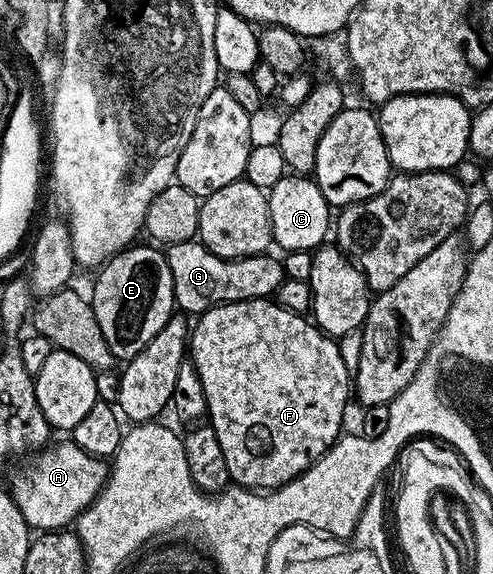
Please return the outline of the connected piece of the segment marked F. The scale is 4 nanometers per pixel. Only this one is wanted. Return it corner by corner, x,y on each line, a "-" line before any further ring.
252,298
242,302
225,302
222,306
213,306
205,311
196,319
191,330
191,361
199,372
199,380
203,380
203,392
207,396
208,425
212,426
215,436
219,436
230,479
238,486
258,492
279,489
283,484
295,480
307,468
311,468
311,464
315,464
315,460
324,456
342,433
341,421
345,418
345,405
348,404
349,398
351,402
351,373
343,362
338,343
317,329
308,317
302,316
298,311
287,309
276,300

